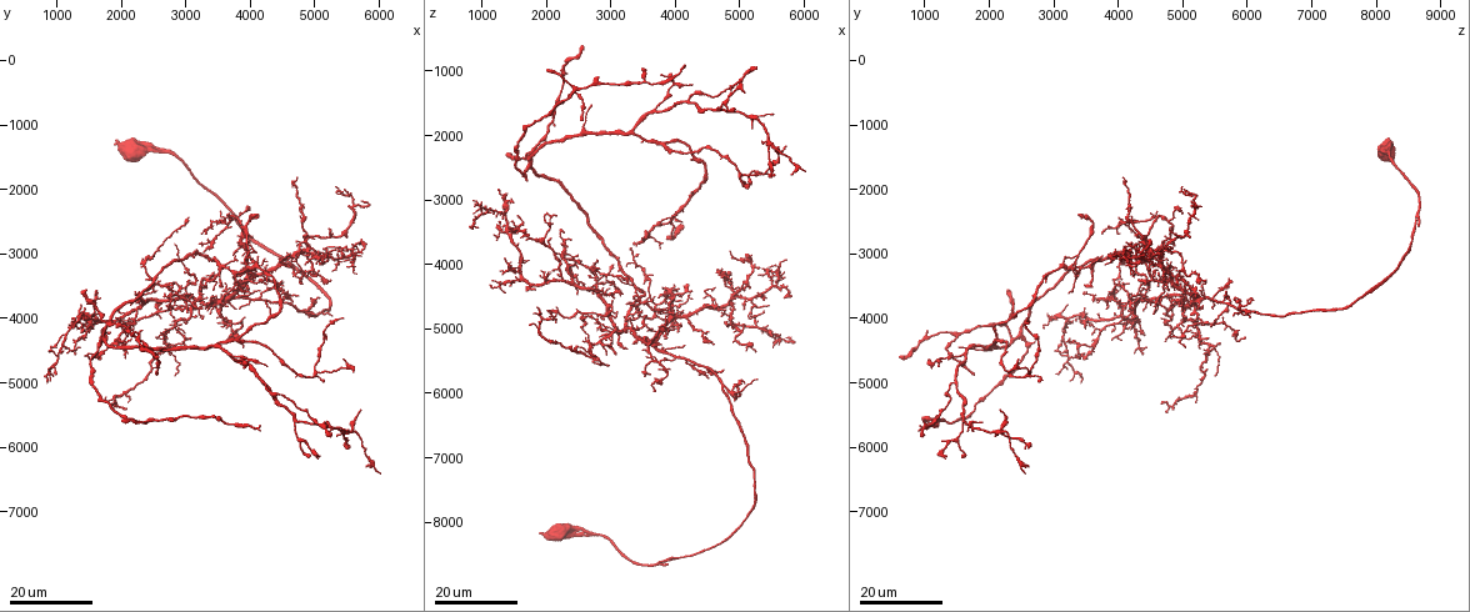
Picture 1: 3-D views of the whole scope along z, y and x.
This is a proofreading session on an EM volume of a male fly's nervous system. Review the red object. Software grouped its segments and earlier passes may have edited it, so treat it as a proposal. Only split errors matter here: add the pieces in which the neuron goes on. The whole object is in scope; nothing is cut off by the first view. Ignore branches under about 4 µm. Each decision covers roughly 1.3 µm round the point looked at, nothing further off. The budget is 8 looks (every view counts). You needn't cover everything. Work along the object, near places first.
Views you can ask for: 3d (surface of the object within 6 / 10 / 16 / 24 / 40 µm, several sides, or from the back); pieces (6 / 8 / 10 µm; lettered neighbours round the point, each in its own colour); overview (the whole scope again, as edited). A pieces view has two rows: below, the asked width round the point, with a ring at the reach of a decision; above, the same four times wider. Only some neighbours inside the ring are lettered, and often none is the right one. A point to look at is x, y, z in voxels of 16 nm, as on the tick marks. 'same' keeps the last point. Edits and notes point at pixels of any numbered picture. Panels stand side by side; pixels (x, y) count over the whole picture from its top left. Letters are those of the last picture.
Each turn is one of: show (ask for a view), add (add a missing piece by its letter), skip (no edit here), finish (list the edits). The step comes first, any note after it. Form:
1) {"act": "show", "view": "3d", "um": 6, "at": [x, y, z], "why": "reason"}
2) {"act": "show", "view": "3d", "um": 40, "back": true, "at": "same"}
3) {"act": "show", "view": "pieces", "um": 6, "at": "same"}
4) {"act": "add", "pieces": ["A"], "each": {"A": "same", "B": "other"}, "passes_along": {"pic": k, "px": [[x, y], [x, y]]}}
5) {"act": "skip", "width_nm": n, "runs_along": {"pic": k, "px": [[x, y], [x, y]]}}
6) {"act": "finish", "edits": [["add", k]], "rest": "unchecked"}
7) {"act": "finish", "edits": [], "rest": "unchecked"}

{"act": "show", "view": "3d", "um": 24, "at": [4200, 5750, 900], "why": "end of a long branch"}

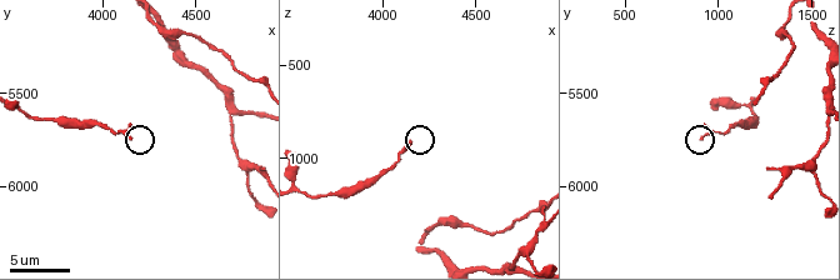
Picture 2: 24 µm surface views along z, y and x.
{"act": "show", "view": "pieces", "um": 8, "at": [4160, 5740, 900], "why": "see the neighbours"}

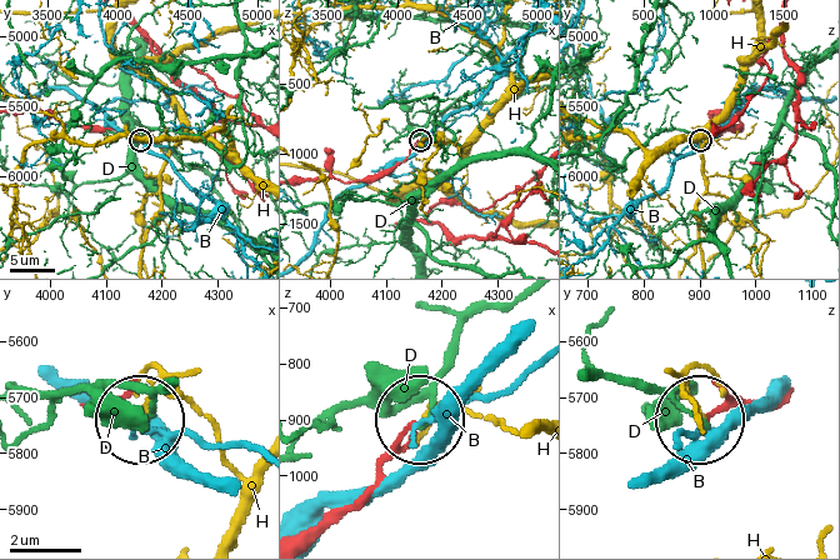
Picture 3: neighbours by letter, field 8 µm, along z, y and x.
{"act": "skip", "each": {"B": "other", "D": "other", "H": "other"}, "runs_along": {"pic": 3, "px": [[321, 534], [416, 426]]}, "found": "no lettered piece goes on from it"}

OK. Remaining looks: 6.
{"act": "show", "view": "3d", "um": 24, "at": [3400, 3300, 4650], "why": "tapers out"}

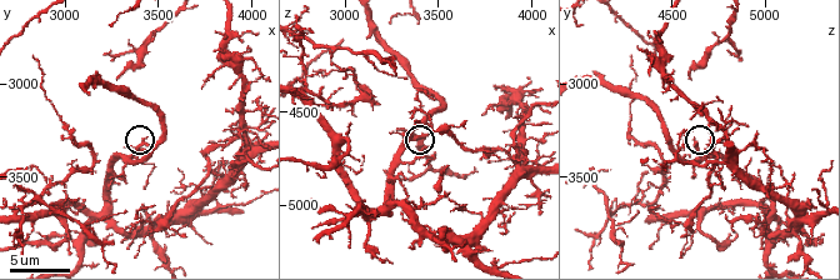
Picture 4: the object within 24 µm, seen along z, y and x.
{"act": "show", "view": "pieces", "um": 8, "at": [3440, 3300, 4640]}

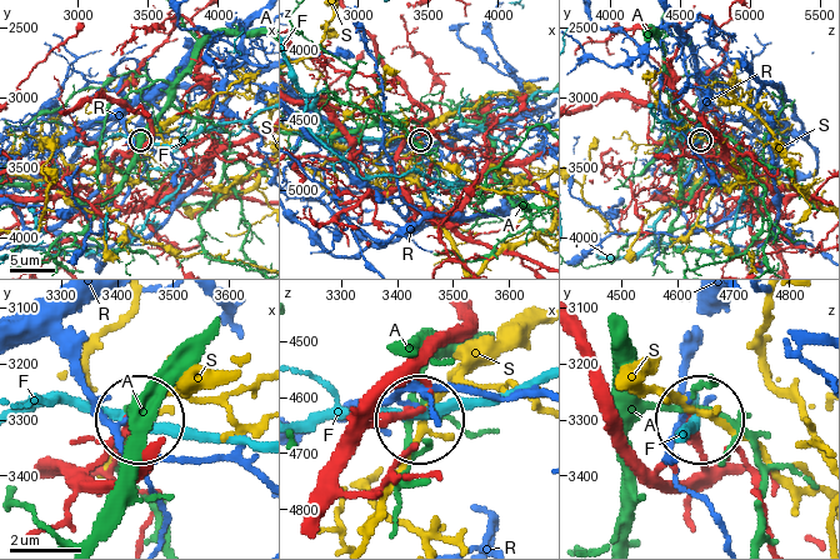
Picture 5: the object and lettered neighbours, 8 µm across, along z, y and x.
{"act": "skip", "each": {"A": "other", "F": "other", "R": "other", "S": "other"}, "found": "no lettered piece goes on from it"}

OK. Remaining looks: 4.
{"act": "show", "view": "3d", "um": 10, "at": [3220, 2860, 4840]}

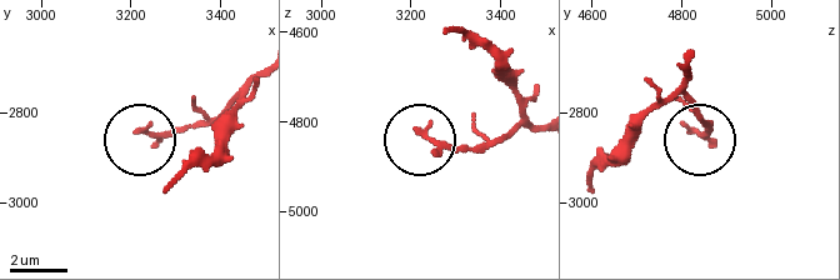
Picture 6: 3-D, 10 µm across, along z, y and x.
{"act": "show", "view": "pieces", "um": 8, "at": [3210, 2840, 4820]}

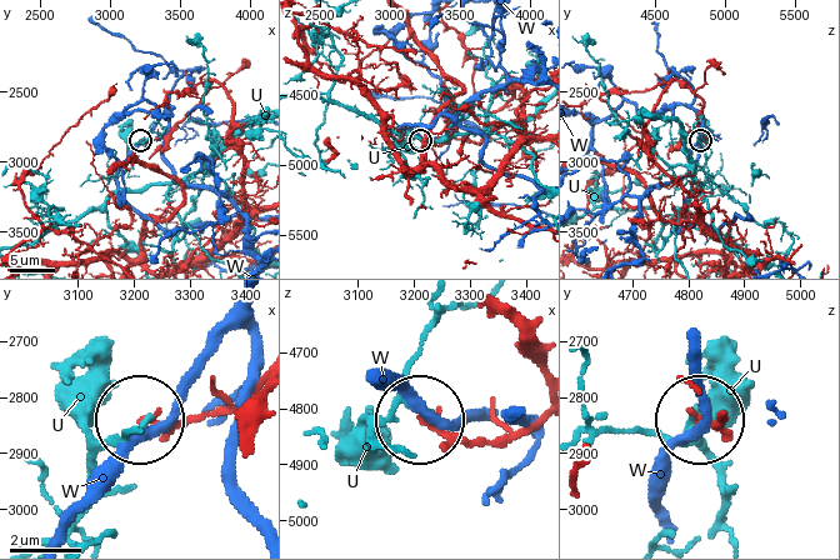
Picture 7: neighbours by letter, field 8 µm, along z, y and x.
{"act": "skip", "each": {"U": "other", "W": "other"}, "runs_along": {"pic": 7, "px": [[539, 420], [450, 435], [426, 420]]}, "found": "no lettered piece goes on from it"}

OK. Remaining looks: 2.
{"act": "show", "view": "3d", "um": 24, "at": [4750, 3450, 4900], "why": "an open end"}

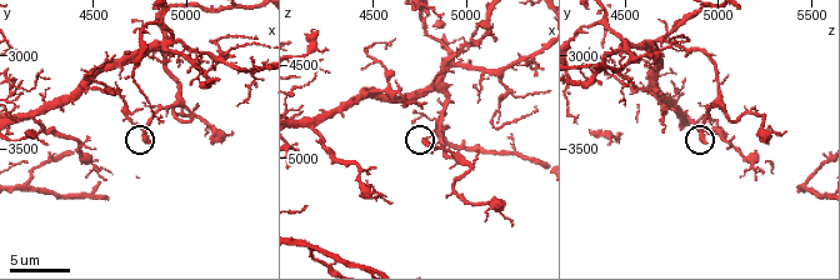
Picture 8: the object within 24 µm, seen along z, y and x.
{"act": "show", "view": "pieces", "um": 10, "at": [4800, 3460, 4920], "why": "see the neighbours"}

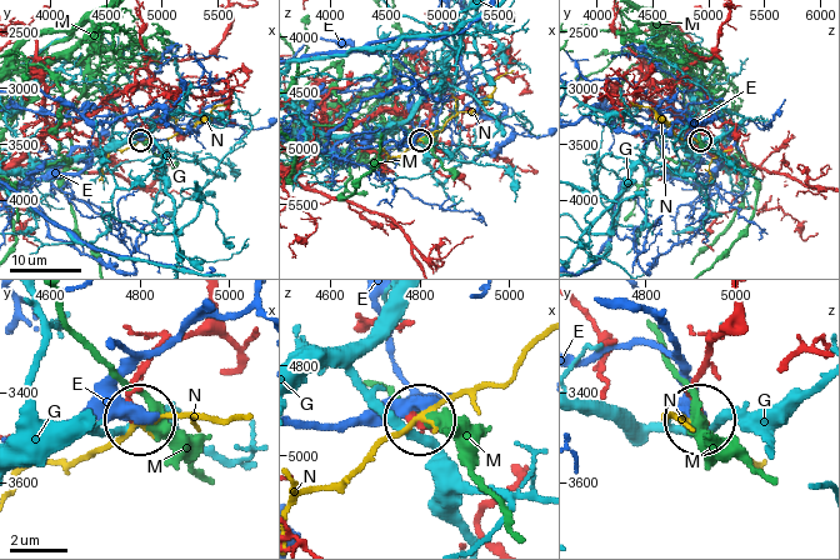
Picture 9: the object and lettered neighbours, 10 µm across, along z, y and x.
{"act": "skip", "width_nm": 280, "each": {"E": "other", "G": "other", "M": "other", "N": "other"}, "found": "none of them fits"}

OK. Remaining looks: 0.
{"act": "finish", "edits": [], "rest": "unchecked"}

